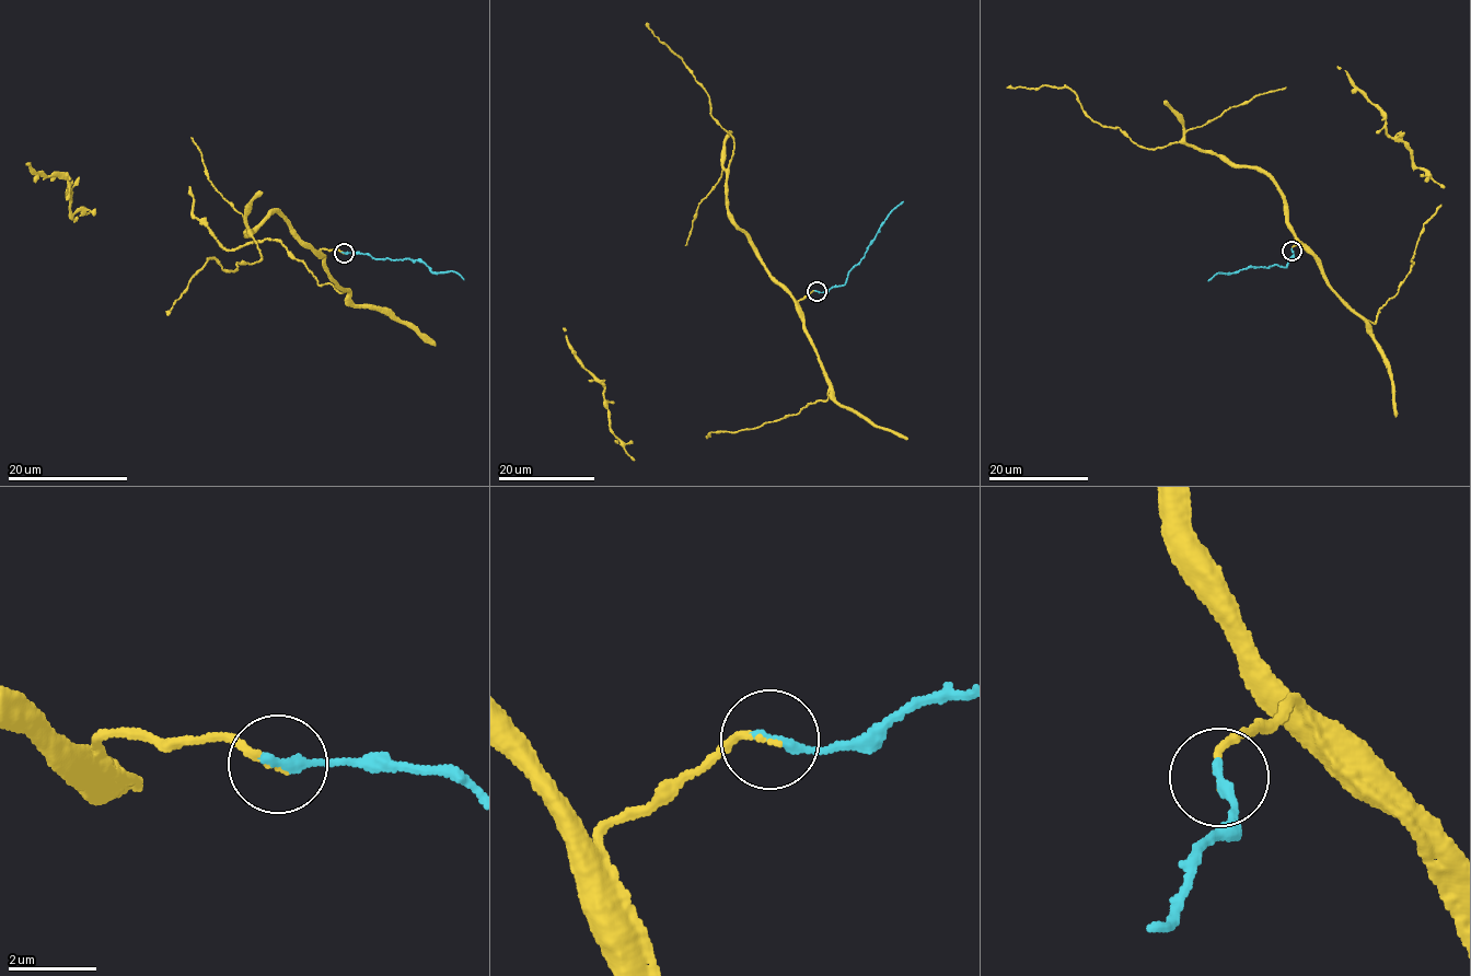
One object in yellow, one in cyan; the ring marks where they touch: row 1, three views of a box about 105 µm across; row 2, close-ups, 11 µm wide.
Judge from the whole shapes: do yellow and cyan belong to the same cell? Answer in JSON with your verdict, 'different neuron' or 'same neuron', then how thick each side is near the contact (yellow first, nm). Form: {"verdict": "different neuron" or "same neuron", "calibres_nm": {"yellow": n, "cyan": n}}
{"verdict": "same neuron", "calibres_nm": {"yellow": 130, "cyan": 240}}

